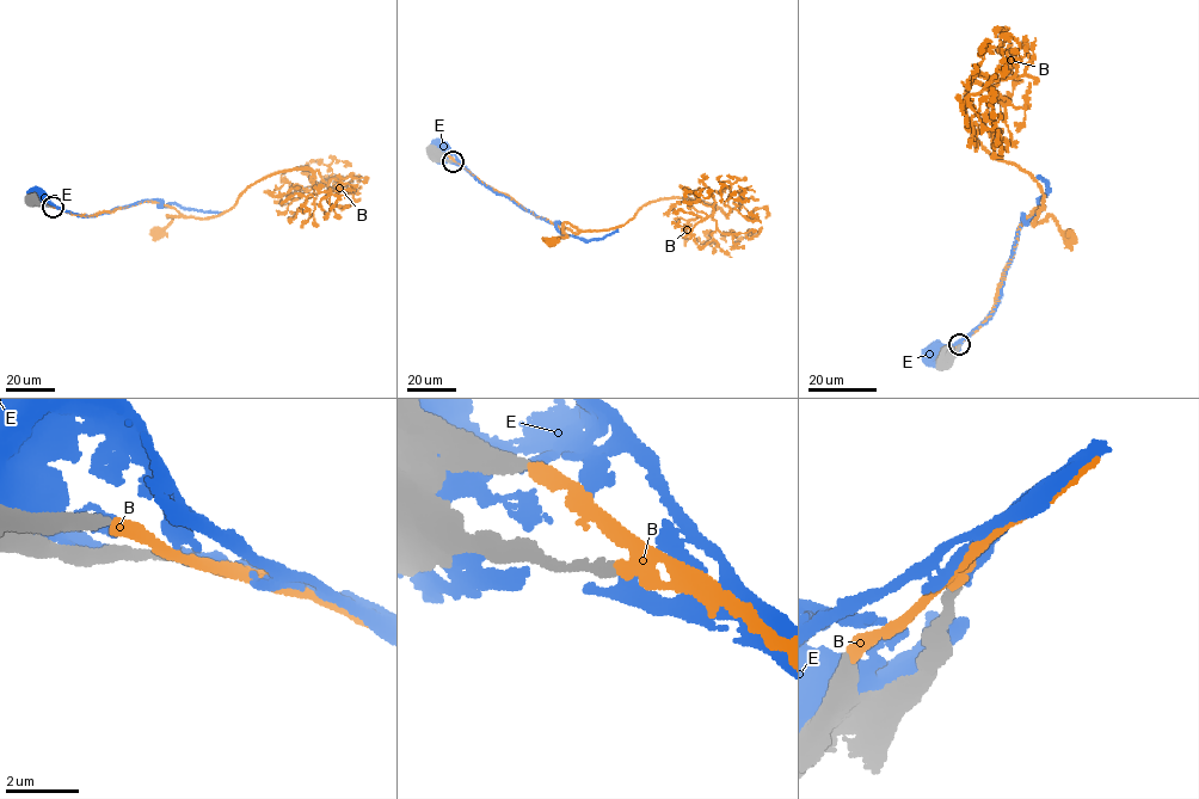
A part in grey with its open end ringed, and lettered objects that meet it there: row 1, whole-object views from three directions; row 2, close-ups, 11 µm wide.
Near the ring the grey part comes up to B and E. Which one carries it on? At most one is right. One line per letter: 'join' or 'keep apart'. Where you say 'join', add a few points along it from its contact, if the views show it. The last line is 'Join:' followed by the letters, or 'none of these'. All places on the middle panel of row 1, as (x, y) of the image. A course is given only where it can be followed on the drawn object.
B: join | via (453, 161), (577, 233), (615, 228), (641, 207), (676, 197), (713, 203), (727, 216), (729, 186), (721, 202)
E: keep apart
Join: B

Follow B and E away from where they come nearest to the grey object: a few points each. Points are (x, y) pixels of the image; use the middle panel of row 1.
B: (453, 161), (577, 233), (615, 228), (641, 207), (676, 197), (713, 203), (727, 216), (729, 186), (721, 202)
E: (453, 161), (456, 163), (454, 154), (436, 146)

